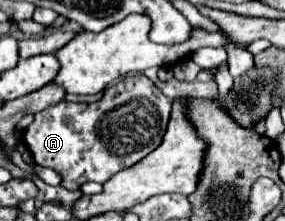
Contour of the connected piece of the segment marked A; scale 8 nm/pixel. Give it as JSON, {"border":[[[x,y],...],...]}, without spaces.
{"border":[[[130,75],[120,79],[116,85],[104,89],[104,95],[96,103],[68,103],[60,101],[54,107],[48,107],[34,115],[32,125],[22,133],[22,141],[28,145],[34,163],[40,167],[50,167],[62,177],[64,189],[80,189],[82,183],[96,181],[106,183],[114,173],[132,167],[148,153],[152,153],[166,133],[170,119],[172,101],[144,75]]]}

